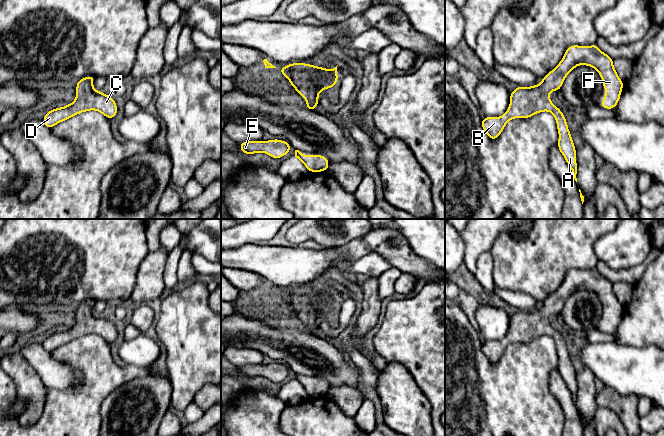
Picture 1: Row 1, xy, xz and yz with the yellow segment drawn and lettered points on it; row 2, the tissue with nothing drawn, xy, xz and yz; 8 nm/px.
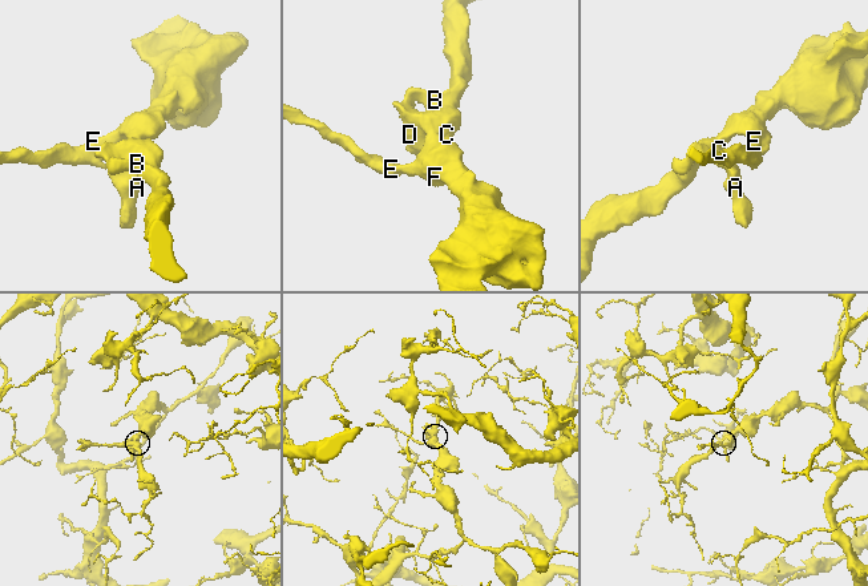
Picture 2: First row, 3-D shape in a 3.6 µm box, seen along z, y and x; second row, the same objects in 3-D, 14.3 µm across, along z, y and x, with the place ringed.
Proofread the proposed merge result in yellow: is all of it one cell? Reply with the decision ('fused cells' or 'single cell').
single cell

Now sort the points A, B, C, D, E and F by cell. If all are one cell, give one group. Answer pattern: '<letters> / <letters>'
A B C D E F

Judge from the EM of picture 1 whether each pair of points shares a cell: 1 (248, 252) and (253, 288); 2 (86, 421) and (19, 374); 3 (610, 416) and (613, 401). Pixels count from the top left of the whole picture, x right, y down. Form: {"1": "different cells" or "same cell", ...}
{"1": "different cells", "2": "different cells", "3": "different cells"}

